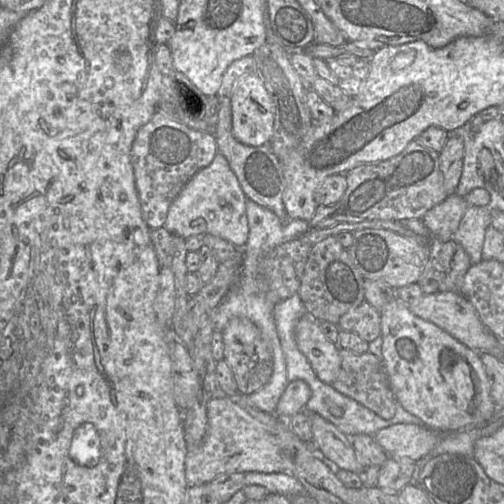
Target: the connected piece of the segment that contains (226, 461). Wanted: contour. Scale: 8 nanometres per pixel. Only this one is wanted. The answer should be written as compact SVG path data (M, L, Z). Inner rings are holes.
M211 397L207 402L207 416L207 433L202 444L195 449L187 449L185 478L188 487L209 484L221 474L261 472L293 475L292 455L284 451L283 445L267 430L266 425L233 403L230 398Z

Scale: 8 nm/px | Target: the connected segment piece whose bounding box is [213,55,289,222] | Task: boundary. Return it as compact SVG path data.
M245 56L232 62L225 71L222 84L217 95L217 122L215 124L214 136L218 152L225 157L231 170L238 179L238 182L246 198L258 205L274 212L282 222L289 217L284 209L283 194L286 188L286 181L283 173L283 163L272 152L268 145L249 146L239 142L232 132L231 95L238 81L248 75L256 74L257 63L255 57Z

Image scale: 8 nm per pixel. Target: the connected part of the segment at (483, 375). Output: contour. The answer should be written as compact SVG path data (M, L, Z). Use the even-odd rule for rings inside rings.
M399 299L385 305L380 310L380 315L381 359L399 405L418 417L425 426L439 432L467 429L484 424L493 418L496 404L491 397L488 374L480 353L465 346L442 328L418 317Z

